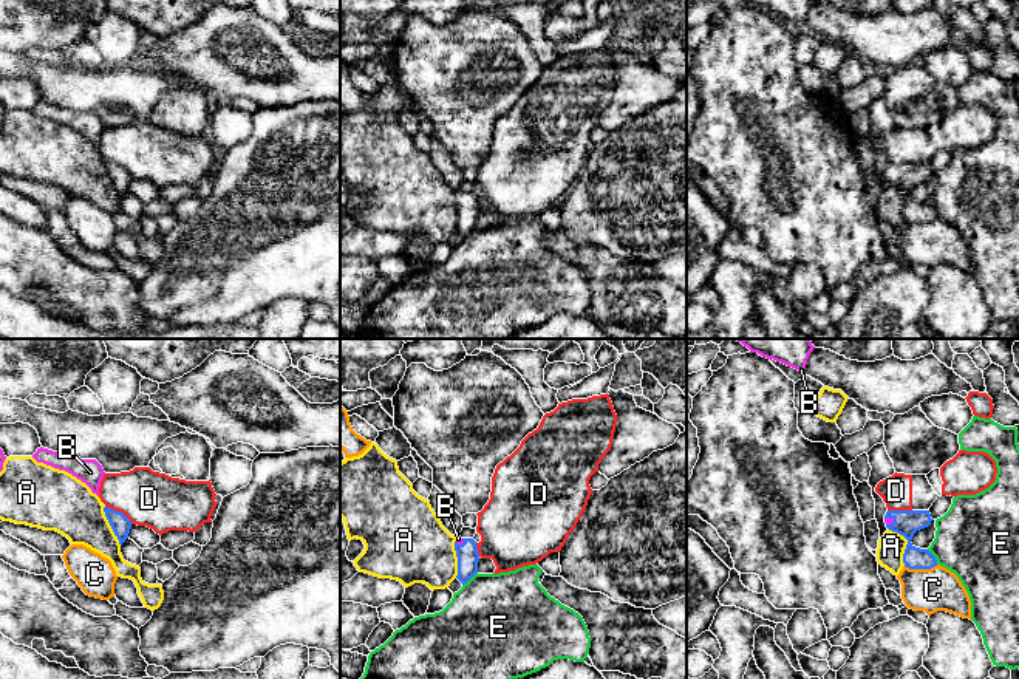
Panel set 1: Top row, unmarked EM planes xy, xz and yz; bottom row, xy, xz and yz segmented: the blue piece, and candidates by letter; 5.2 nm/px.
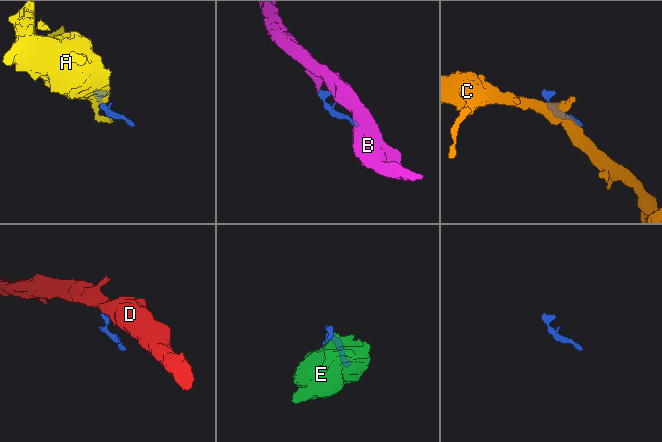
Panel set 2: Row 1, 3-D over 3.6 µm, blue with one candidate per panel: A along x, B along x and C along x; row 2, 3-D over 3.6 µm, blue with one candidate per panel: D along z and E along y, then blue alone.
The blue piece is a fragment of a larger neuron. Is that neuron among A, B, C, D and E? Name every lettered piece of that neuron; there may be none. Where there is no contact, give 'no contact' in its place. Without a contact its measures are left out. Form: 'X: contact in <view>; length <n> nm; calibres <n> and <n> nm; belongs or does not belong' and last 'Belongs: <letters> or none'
A: contact in yz; length 220 nm; calibres 140 and 140 nm; does not belong
B: contact in yz; length 60 nm; calibres 140 and 30 nm; belongs
C: contact in yz; length 180 nm; calibres 140 and 220 nm; does not belong
D: contact in xy; length 170 nm; calibres 100 and 280 nm; does not belong
E: contact in xz; length 110 nm; calibres 110 and 480 nm; does not belong
Belongs: B

